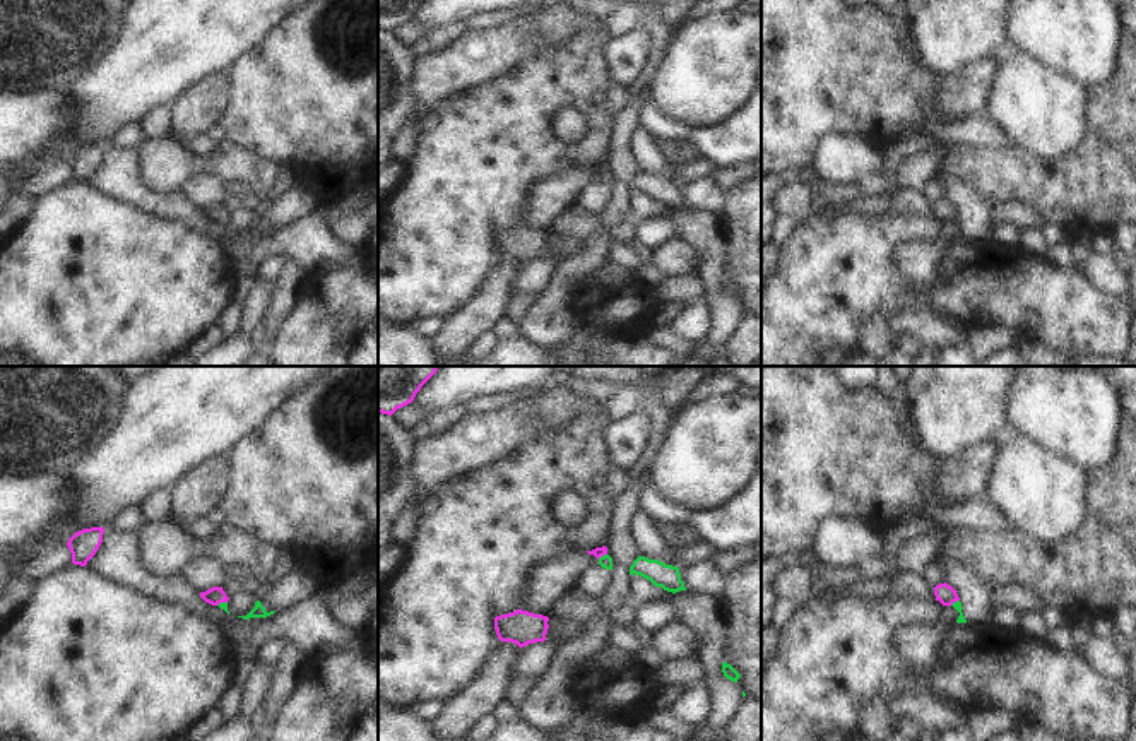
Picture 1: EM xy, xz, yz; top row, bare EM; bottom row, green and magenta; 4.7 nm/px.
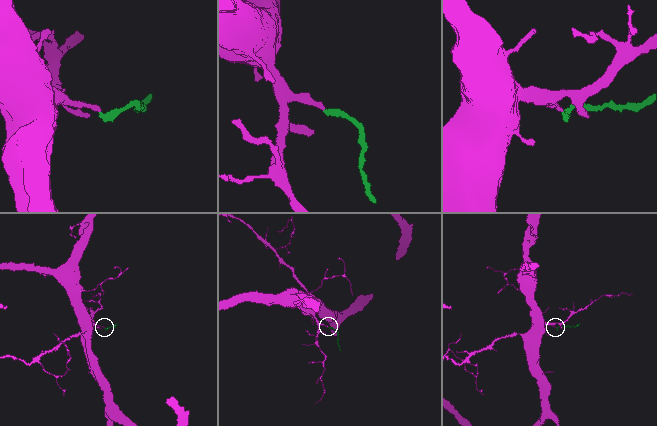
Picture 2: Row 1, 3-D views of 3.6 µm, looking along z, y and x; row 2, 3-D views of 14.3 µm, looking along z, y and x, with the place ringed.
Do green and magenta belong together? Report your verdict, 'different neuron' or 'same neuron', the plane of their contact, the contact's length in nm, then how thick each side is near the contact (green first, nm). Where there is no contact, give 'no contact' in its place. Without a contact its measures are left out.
same neuron; meets green in xy; contact 60 nm long; 30 nm thick on the green side, 90 nm on the other

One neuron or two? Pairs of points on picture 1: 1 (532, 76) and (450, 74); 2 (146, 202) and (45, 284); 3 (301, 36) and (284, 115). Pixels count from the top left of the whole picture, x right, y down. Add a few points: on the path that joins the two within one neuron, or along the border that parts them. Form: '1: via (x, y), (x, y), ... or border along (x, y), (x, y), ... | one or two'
1: border along (534, 53), (500, 76), (469, 86), (464, 91) | two
2: border along (100, 192), (175, 221) | two
3: via (301, 55), (300, 96) | one

